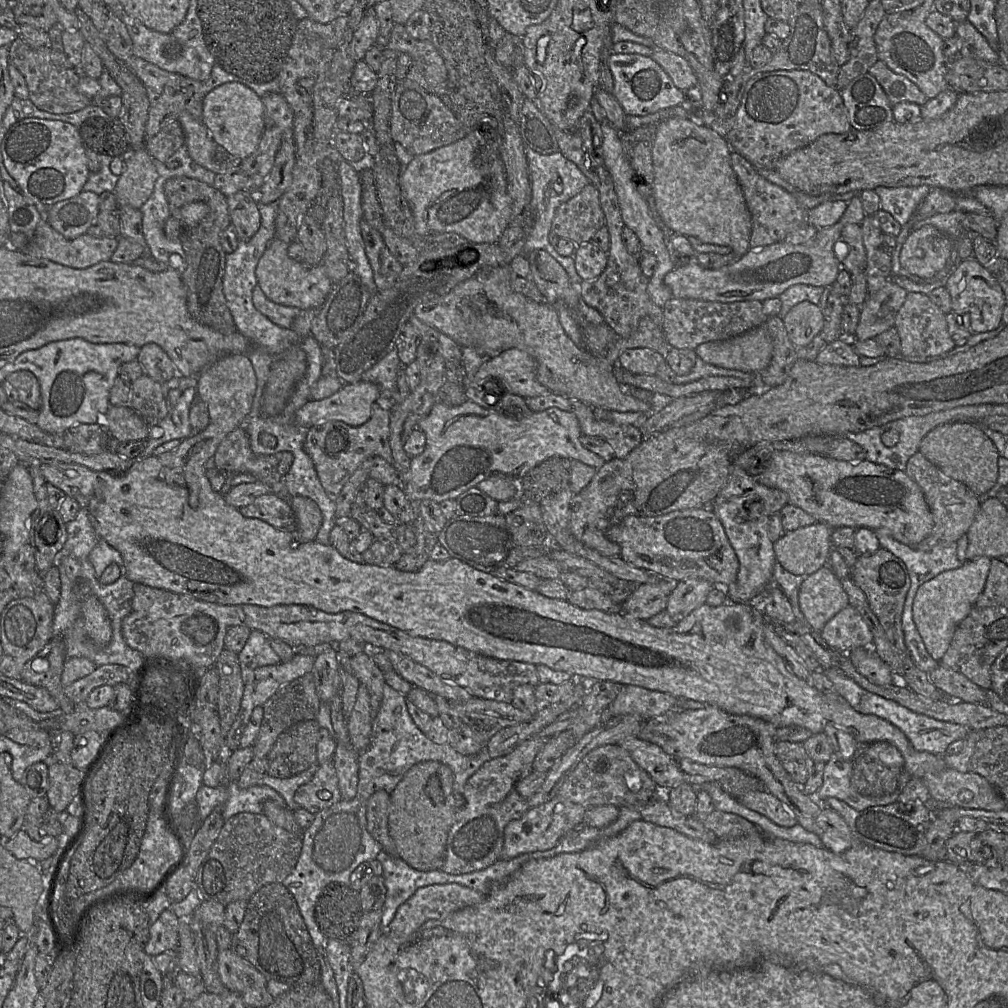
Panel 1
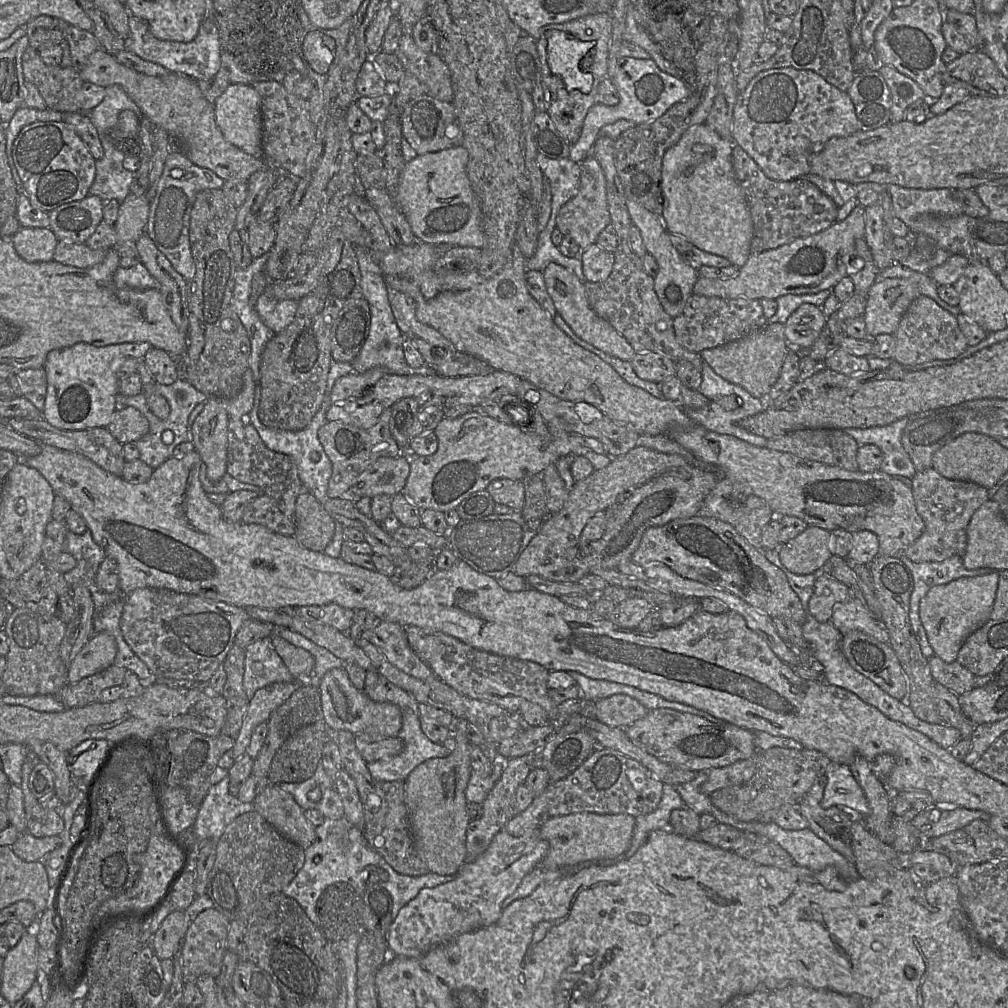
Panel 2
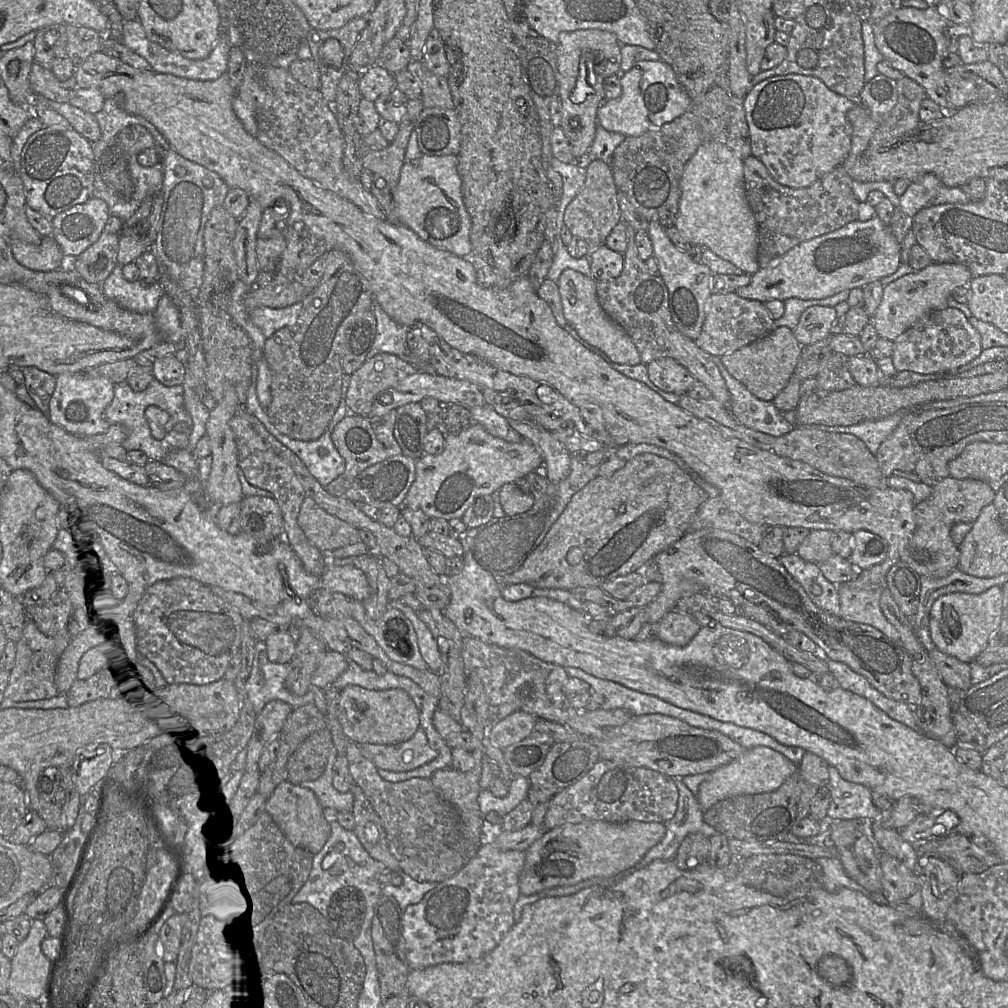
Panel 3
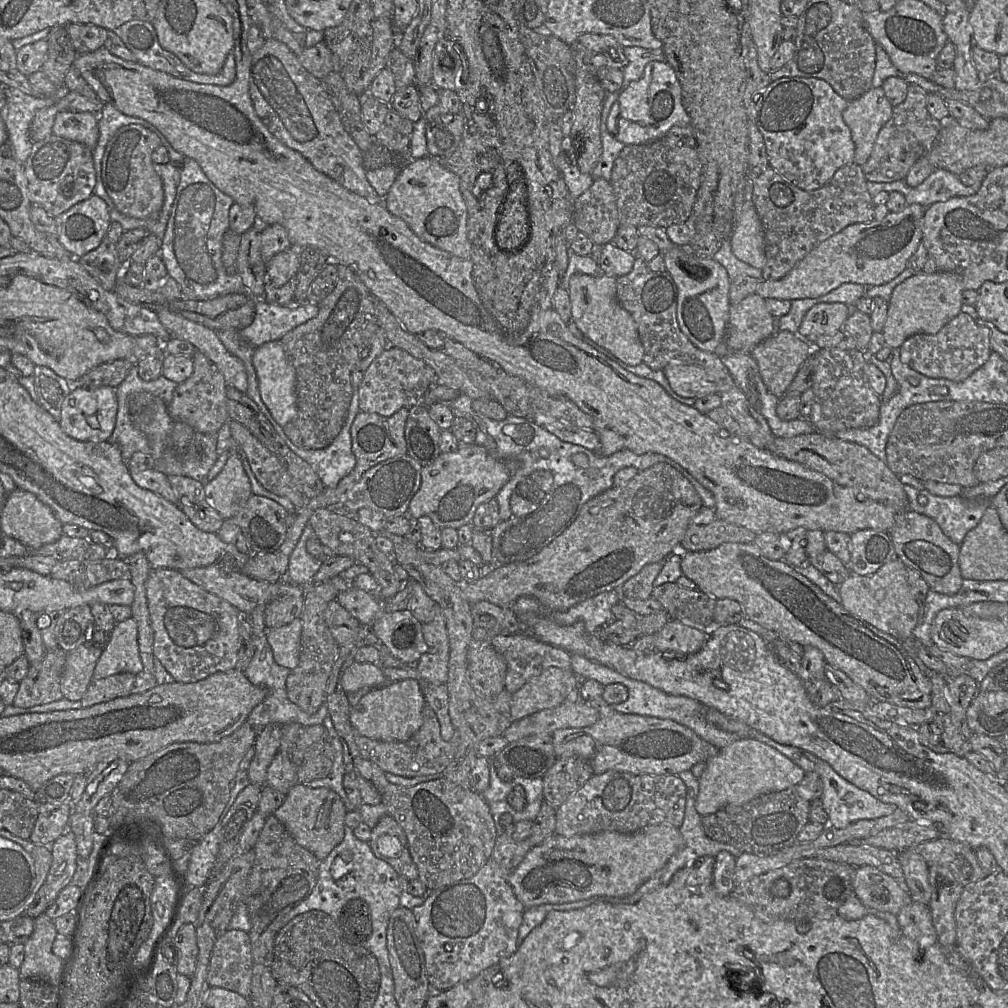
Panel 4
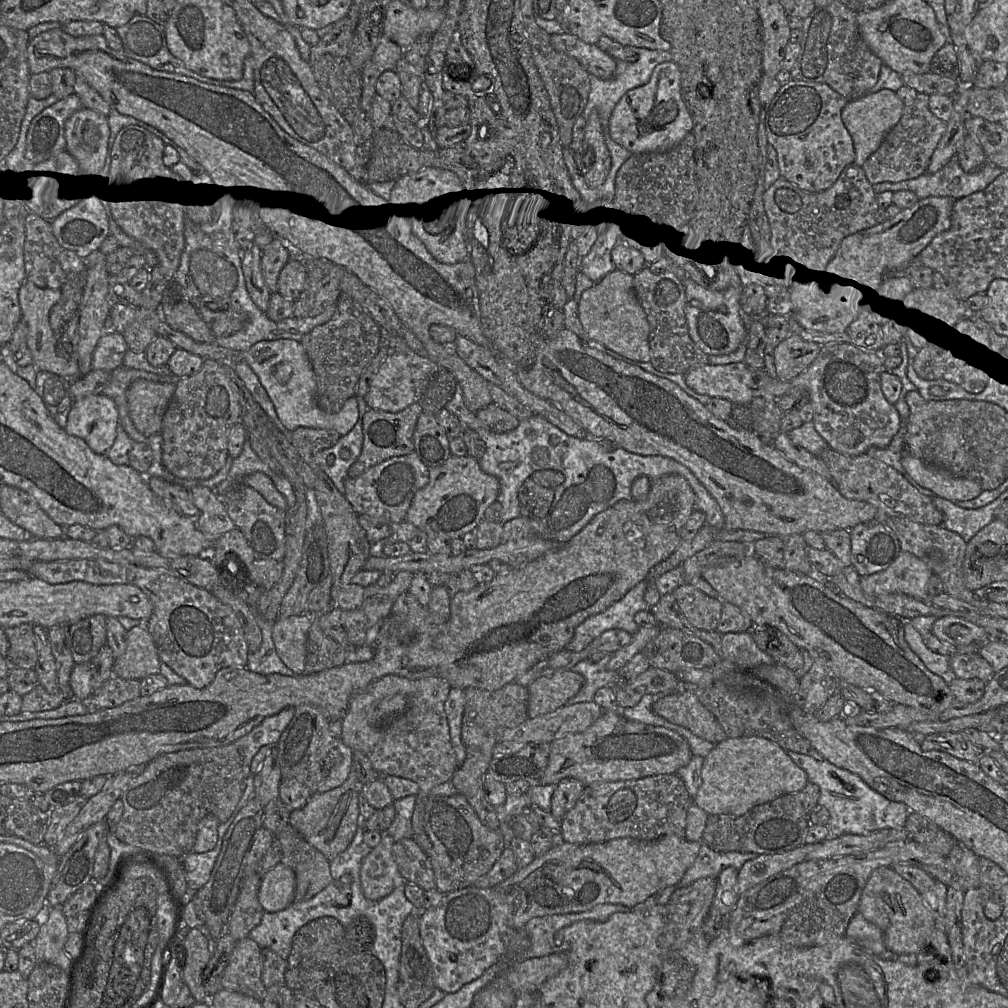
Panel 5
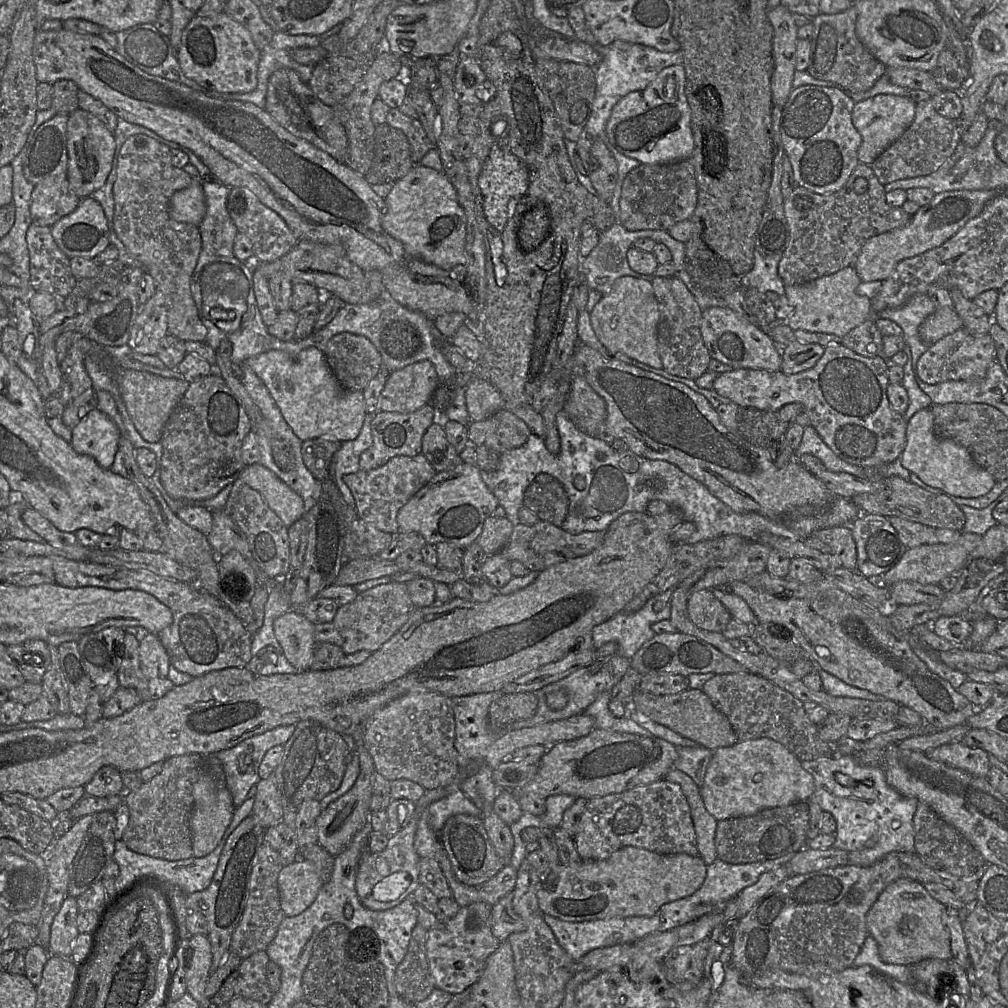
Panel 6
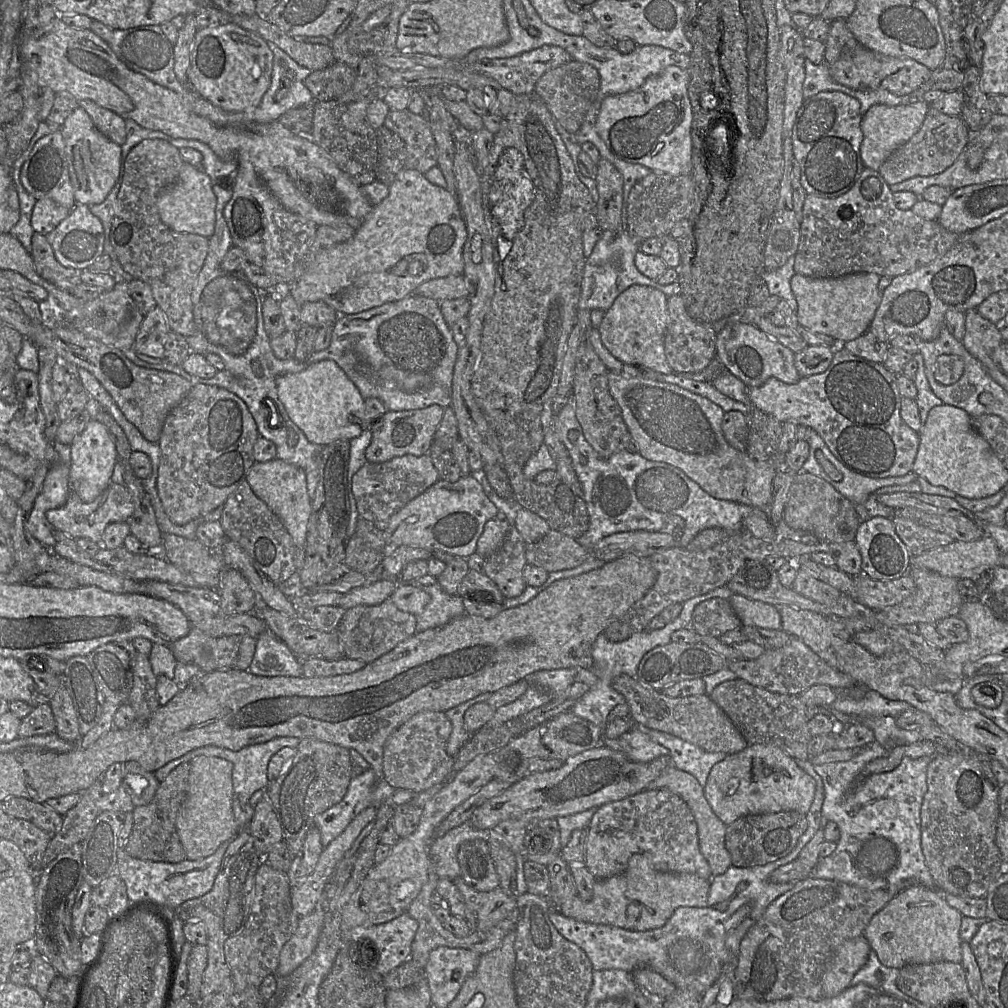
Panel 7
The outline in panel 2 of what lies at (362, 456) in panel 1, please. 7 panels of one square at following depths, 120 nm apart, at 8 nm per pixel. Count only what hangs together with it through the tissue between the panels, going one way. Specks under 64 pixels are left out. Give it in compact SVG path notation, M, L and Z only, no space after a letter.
M386 408L378 422L367 429L358 428L342 421L327 422L318 430L318 439L332 464L327 496L340 498L348 496L355 479L372 463L381 457L399 457L404 450L398 446L391 435L389 422L391 408Z

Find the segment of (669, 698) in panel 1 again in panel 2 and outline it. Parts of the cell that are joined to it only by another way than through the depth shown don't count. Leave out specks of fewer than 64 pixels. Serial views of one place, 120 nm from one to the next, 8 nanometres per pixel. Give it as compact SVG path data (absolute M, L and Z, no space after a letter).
M614 694L596 701L595 718L611 727L627 728L644 718L649 710L625 694Z

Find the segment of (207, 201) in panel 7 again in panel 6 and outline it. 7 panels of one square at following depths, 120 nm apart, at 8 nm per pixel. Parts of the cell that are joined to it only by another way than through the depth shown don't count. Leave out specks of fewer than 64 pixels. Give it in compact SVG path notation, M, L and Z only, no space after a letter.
M201 178L176 191L169 201L170 217L178 222L199 226L206 214L205 194Z

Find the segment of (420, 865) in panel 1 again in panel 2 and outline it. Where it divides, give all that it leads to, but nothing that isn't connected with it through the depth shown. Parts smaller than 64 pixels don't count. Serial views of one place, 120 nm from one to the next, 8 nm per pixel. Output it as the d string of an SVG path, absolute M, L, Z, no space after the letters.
M465 734L452 735L456 747L448 757L431 758L416 766L405 784L405 803L411 816L411 830L418 855L430 872L456 874L465 864L466 831L470 822L465 791L472 774L470 753L472 743Z

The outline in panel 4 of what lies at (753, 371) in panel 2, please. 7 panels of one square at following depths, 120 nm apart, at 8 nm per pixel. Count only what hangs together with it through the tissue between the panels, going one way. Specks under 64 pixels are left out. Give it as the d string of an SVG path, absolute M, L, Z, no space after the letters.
M778 330L751 349L749 354L757 364L758 373L770 393L781 398L786 394L801 365L812 355L808 340L789 331Z

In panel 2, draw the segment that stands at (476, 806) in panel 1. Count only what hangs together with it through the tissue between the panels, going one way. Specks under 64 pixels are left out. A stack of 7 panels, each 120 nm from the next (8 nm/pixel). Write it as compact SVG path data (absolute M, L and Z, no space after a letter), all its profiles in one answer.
M524 755L503 760L501 775L481 804L481 815L471 819L466 831L466 859L465 863L476 860L490 845L496 834L501 831L508 821L515 815L515 791L525 782L533 768L533 755Z

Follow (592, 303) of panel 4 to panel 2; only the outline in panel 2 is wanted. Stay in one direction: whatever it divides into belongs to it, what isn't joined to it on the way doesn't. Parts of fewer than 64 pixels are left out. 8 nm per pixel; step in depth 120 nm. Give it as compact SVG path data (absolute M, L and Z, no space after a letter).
M553 262L542 270L542 274L547 292L553 300L557 313L561 315L579 338L613 357L628 362L633 359L636 352L630 343L590 307L585 292L585 282L581 282L574 273Z

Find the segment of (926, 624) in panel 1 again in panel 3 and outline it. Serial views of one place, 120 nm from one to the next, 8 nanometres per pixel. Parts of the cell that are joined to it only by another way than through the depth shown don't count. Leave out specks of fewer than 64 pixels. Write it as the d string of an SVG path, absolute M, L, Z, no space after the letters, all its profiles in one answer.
M993 586L981 594L961 592L940 596L929 616L930 636L935 647L965 663L975 662L999 627L1002 617L1002 587Z

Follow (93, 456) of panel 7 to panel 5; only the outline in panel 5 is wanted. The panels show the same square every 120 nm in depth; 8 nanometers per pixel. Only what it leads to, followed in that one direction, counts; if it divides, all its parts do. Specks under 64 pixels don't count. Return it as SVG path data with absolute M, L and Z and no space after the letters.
M92 395L71 405L66 432L85 441L97 454L106 455L114 444L119 427L115 402L103 395Z

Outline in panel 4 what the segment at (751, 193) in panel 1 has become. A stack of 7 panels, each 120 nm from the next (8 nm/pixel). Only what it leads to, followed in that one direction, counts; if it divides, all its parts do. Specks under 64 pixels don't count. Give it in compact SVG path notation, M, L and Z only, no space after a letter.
M856 163L839 168L826 185L812 191L793 185L769 166L753 181L752 201L765 237L762 280L783 278L817 245L845 227L874 221L873 197L867 191L862 167Z

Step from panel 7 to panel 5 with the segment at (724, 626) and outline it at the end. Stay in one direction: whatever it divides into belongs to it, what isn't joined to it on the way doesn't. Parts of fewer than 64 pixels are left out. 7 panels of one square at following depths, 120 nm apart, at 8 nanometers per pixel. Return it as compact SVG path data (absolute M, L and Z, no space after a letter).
M682 583L672 594L691 625L701 630L716 630L723 607L721 599L710 597L687 583Z

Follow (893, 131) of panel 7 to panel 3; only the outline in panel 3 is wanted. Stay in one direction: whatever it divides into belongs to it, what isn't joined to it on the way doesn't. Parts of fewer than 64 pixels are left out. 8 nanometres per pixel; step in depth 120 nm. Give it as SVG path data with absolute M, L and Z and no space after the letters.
M860 103L847 112L852 125L852 140L849 156L858 157L869 146L878 124L871 118L870 112Z

